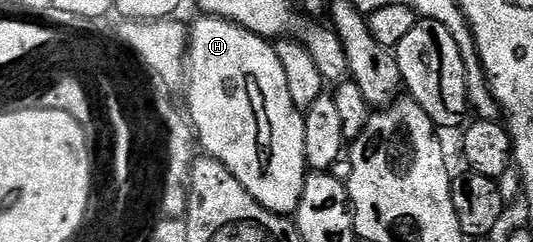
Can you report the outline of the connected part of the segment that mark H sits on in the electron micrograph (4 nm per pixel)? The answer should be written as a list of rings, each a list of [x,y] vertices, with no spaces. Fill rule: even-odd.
[[[199,16],[195,23],[189,26],[189,65],[185,71],[185,87],[187,86],[187,106],[191,125],[197,131],[197,142],[204,155],[218,158],[221,164],[225,164],[228,172],[238,180],[253,196],[253,200],[261,203],[266,210],[272,210],[275,214],[284,216],[294,215],[295,209],[299,207],[303,181],[307,179],[309,167],[305,154],[305,130],[306,120],[304,111],[293,104],[293,96],[289,96],[289,80],[285,80],[285,68],[281,68],[281,60],[277,56],[274,45],[268,39],[257,36],[237,24],[233,24],[224,18],[212,18],[210,16]]]

